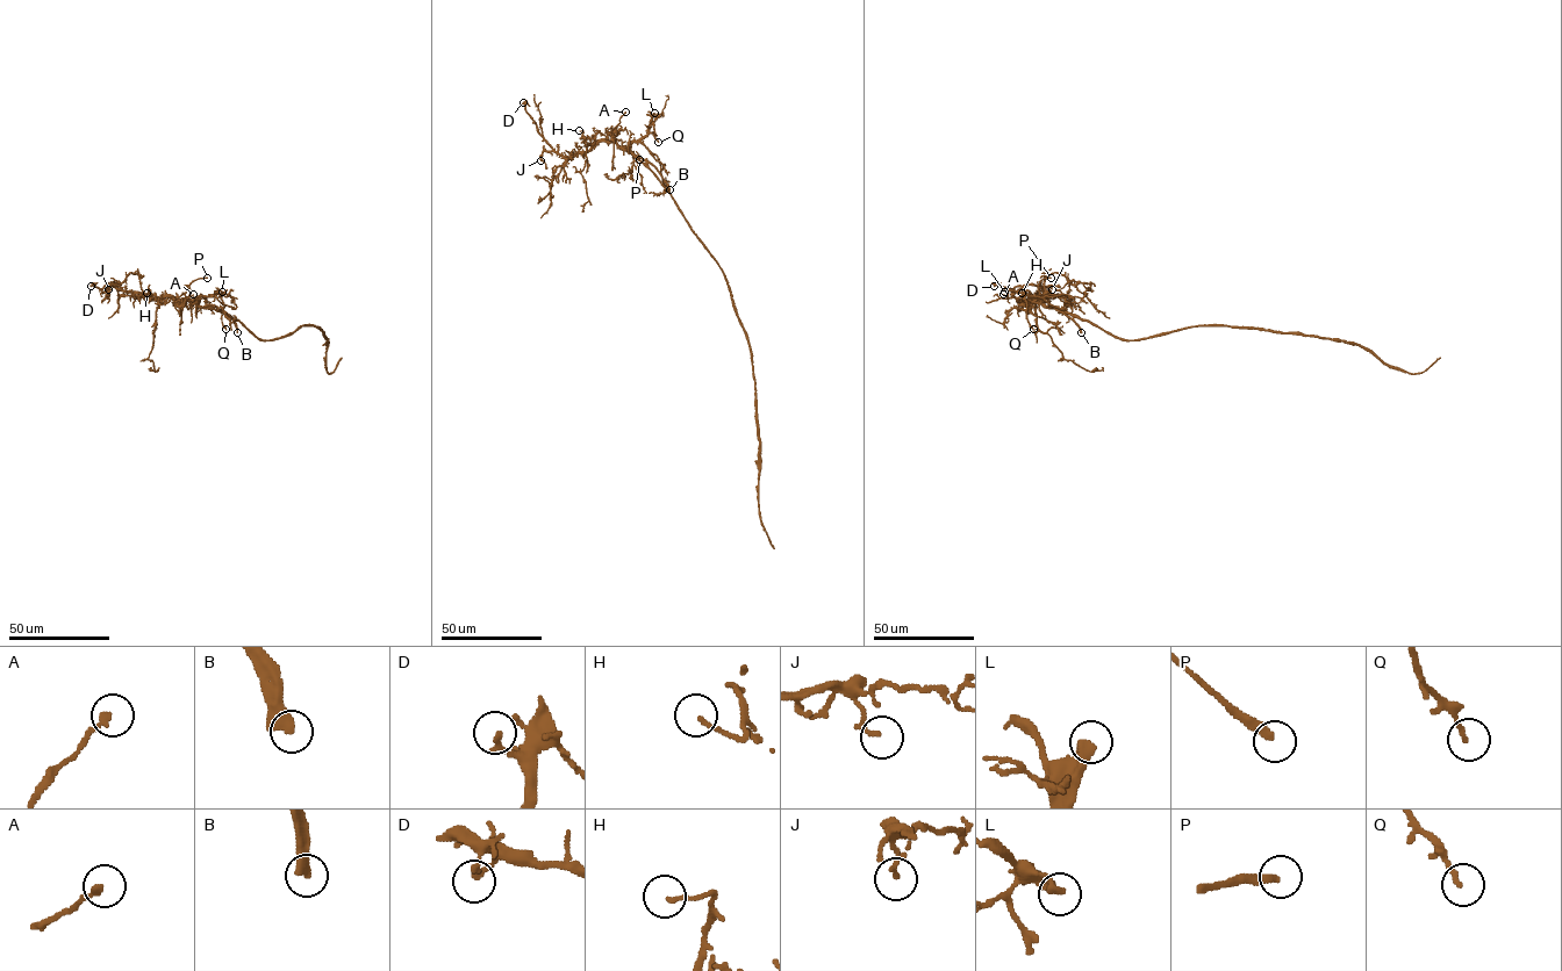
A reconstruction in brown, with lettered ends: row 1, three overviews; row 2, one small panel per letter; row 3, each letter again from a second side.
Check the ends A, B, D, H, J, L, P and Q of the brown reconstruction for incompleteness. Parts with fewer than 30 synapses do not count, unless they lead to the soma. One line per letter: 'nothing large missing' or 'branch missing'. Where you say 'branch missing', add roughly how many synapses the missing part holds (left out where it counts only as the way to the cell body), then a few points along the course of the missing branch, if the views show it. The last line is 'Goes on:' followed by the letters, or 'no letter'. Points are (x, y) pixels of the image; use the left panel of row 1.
A: nothing large missing
B: branch missing | (237, 332), (245, 361), (278, 424), (307, 500), (299, 540)
D: nothing large missing
H: nothing large missing
J: nothing large missing
L: branch missing | 250 syn | (222, 292), (256, 324), (270, 346)
P: nothing large missing
Q: nothing large missing
Goes on: B, L

